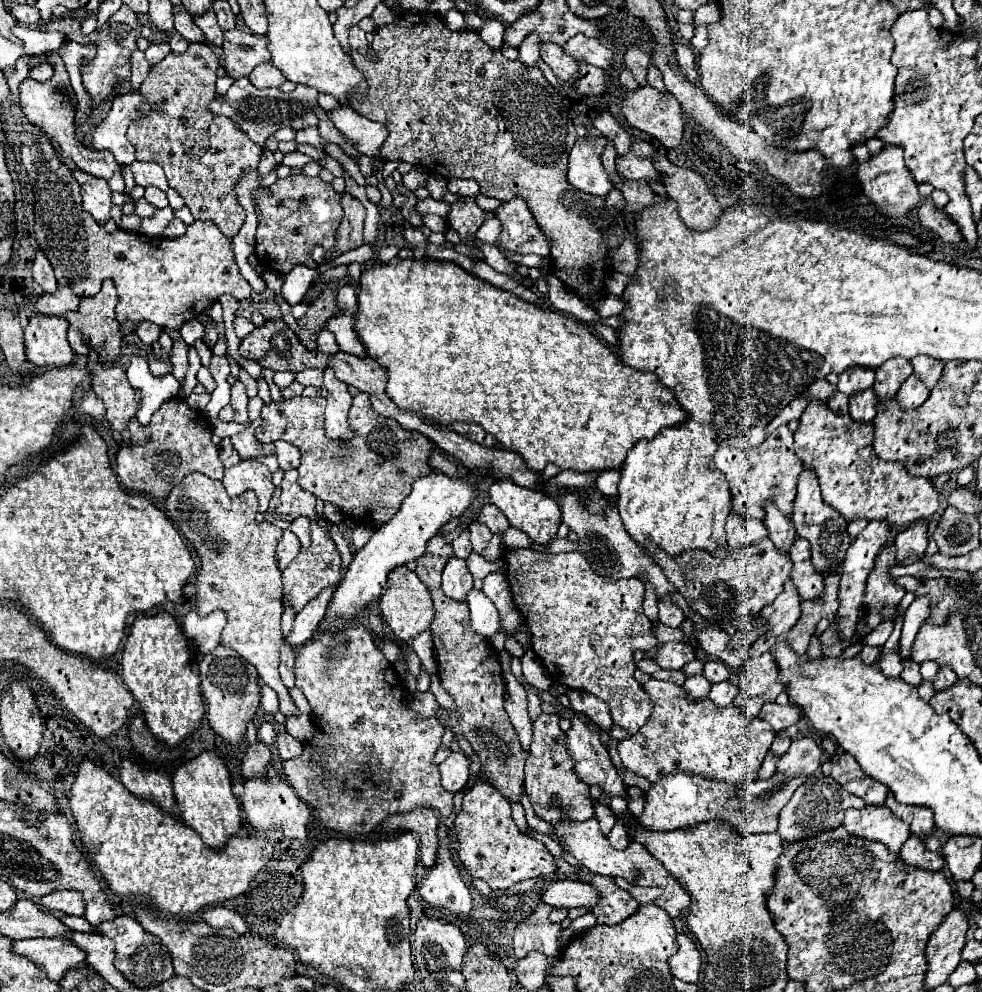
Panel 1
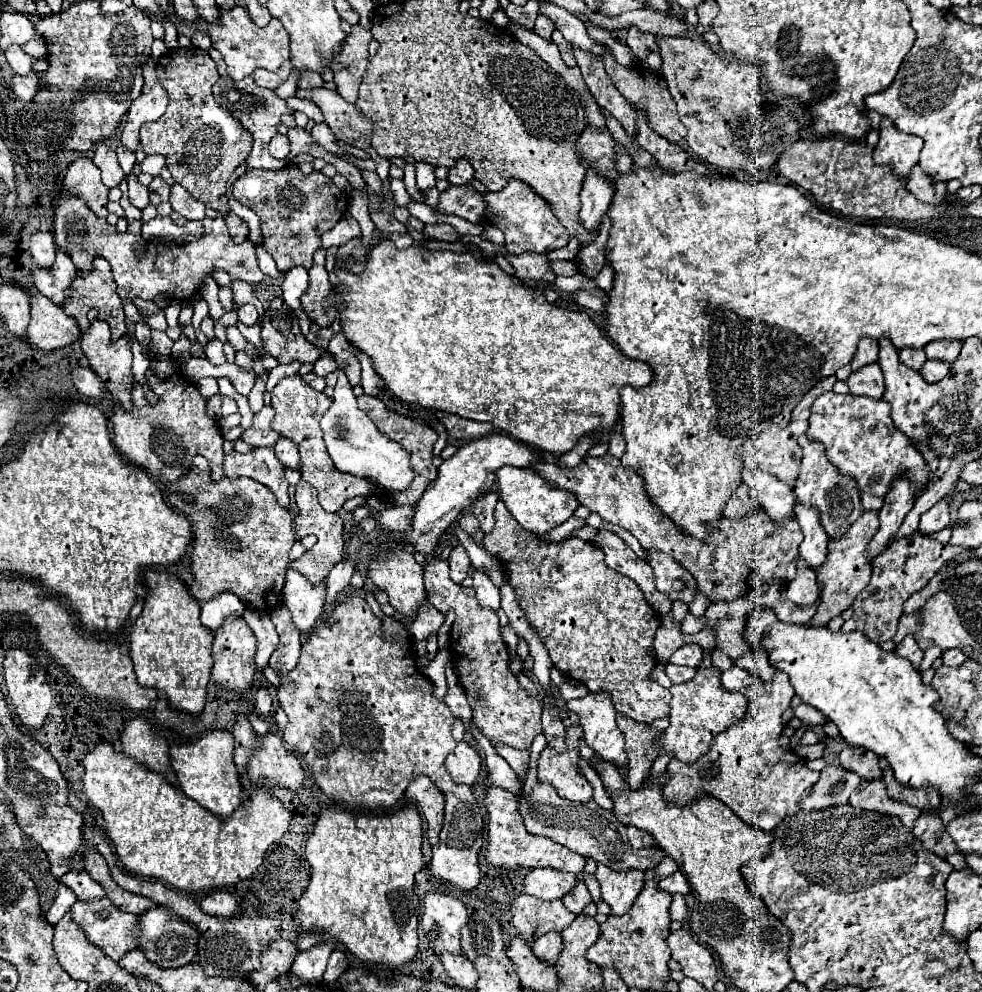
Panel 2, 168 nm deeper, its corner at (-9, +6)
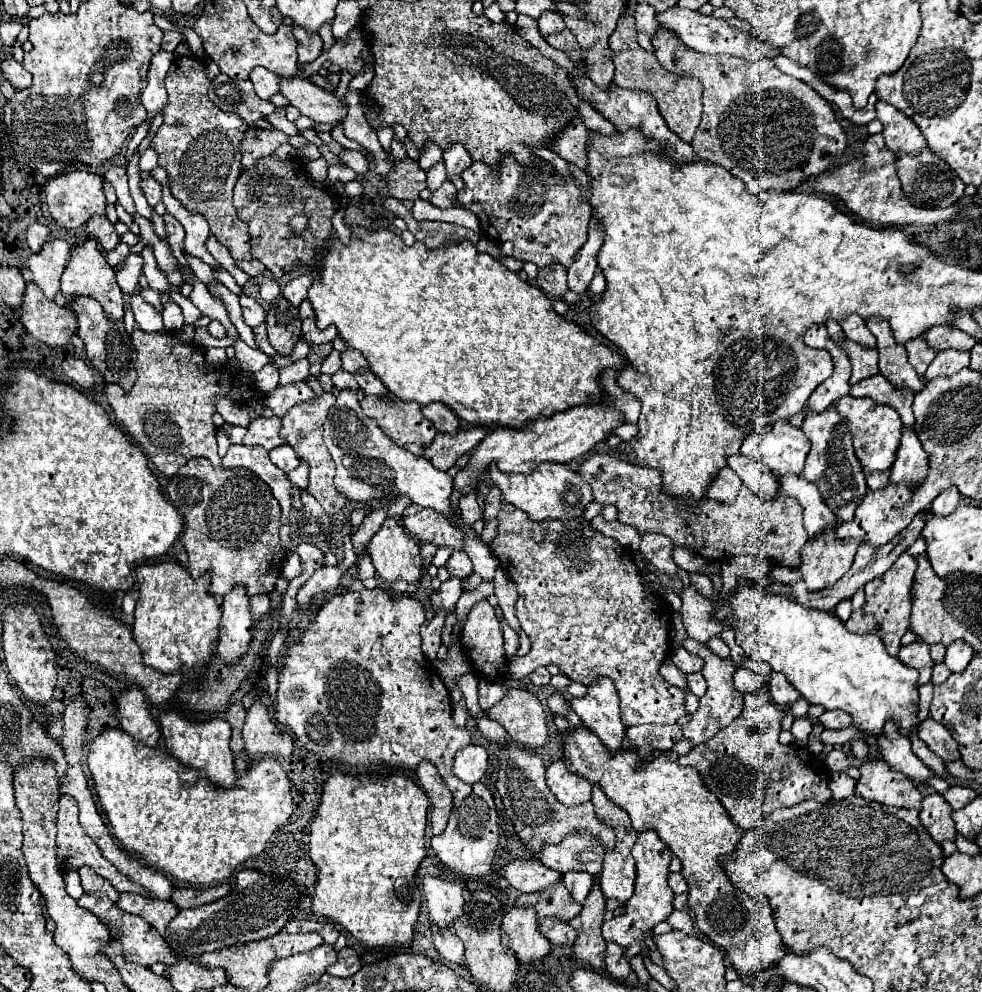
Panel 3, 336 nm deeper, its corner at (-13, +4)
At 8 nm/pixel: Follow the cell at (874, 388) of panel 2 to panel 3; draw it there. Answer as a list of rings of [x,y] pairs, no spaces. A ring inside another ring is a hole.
[[[845,339],[841,347],[847,351],[847,355],[851,359],[851,365],[853,365],[853,375],[851,375],[851,383],[853,385],[879,373],[879,367],[877,367],[877,351],[875,349],[861,347],[859,343],[853,343],[849,339]]]

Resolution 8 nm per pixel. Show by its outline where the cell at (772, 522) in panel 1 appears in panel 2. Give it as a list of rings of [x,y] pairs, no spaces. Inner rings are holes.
[[[743,469],[743,481],[749,485],[751,499],[759,501],[767,515],[777,521],[785,523],[795,517],[795,493],[793,487],[785,485],[777,477],[769,473],[759,473],[759,471],[747,471]]]

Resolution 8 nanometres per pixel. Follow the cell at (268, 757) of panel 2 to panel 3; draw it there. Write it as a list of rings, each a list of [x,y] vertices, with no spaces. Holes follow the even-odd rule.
[[[255,701],[247,709],[247,719],[243,725],[245,751],[251,759],[261,757],[289,757],[293,751],[293,739],[289,733],[281,731],[271,719],[267,707],[261,701]]]

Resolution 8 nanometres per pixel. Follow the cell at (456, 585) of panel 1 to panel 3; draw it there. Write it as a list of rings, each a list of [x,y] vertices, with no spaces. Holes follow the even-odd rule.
[[[455,551],[449,561],[447,561],[447,571],[451,577],[459,577],[459,579],[465,579],[473,573],[473,565],[471,565],[471,559],[467,557],[465,551]]]

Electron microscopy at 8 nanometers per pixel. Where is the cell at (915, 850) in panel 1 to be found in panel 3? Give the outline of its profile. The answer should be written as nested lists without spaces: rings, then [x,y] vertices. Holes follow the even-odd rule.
[[[929,793],[923,797],[923,809],[919,813],[919,819],[923,823],[923,827],[931,833],[931,837],[937,843],[943,841],[955,841],[955,827],[953,827],[953,819],[951,819],[951,805],[943,799],[943,795],[939,793]]]

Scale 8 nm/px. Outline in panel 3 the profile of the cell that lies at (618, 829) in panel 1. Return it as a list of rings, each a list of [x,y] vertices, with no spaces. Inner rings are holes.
[[[643,831],[639,833],[635,845],[633,845],[633,857],[637,865],[637,879],[635,879],[635,893],[625,903],[625,915],[613,917],[611,921],[603,923],[603,939],[605,941],[615,941],[625,947],[625,957],[631,959],[633,955],[643,951],[643,935],[653,929],[657,923],[665,921],[669,913],[673,911],[673,891],[667,885],[667,875],[669,875],[669,863],[671,863],[671,849],[659,839],[655,831]]]

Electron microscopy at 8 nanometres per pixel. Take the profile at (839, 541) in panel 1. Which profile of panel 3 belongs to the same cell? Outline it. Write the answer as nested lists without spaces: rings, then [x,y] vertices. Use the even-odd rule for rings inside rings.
[[[833,405],[827,407],[823,413],[815,413],[809,411],[809,407],[805,407],[803,415],[805,419],[801,429],[811,439],[811,451],[807,455],[803,475],[805,479],[813,481],[819,487],[823,501],[839,517],[839,521],[849,521],[853,519],[859,501],[867,491],[865,473],[861,471],[861,463],[857,463],[857,455],[853,451],[853,439],[849,439],[849,427],[841,423],[841,415],[837,415],[837,409]]]

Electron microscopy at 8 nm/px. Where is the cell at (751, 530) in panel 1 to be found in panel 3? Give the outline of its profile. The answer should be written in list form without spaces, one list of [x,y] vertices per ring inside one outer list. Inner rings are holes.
[[[725,467],[709,485],[707,489],[707,497],[721,501],[721,503],[733,503],[733,499],[737,497],[737,491],[741,487],[741,479],[729,469]]]

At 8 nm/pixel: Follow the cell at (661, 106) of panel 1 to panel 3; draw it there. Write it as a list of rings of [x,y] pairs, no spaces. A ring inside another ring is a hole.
[[[625,15],[617,21],[617,29],[609,39],[609,45],[613,49],[613,63],[615,63],[615,83],[619,87],[627,89],[641,89],[647,91],[651,97],[655,97],[659,105],[659,113],[663,115],[667,127],[679,135],[683,141],[691,143],[699,121],[701,121],[701,83],[689,75],[671,73],[661,63],[657,63],[653,53],[647,53],[637,43],[637,31],[635,31],[635,19],[633,15]]]

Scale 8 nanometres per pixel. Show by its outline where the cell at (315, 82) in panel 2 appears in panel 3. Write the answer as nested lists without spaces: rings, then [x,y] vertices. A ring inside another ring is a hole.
[[[293,27],[293,33],[299,43],[299,63],[311,63],[323,53],[323,39],[319,35],[309,35],[307,31],[301,31],[301,27]]]

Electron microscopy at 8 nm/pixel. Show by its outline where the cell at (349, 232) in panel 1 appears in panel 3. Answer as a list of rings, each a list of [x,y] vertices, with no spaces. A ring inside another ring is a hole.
[[[303,301],[299,305],[299,319],[301,319],[301,337],[309,345],[321,345],[321,343],[331,343],[337,337],[337,329],[331,325],[325,331],[317,329],[315,325],[315,313],[309,301]]]

